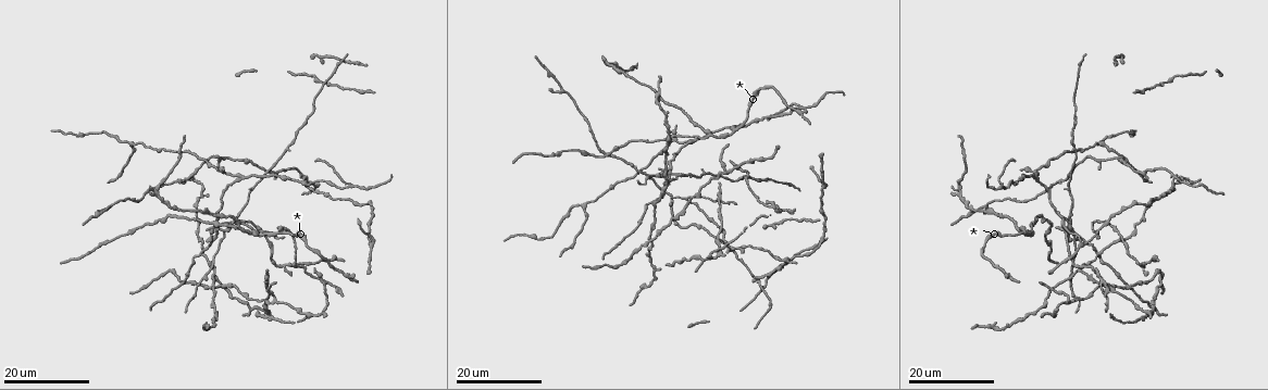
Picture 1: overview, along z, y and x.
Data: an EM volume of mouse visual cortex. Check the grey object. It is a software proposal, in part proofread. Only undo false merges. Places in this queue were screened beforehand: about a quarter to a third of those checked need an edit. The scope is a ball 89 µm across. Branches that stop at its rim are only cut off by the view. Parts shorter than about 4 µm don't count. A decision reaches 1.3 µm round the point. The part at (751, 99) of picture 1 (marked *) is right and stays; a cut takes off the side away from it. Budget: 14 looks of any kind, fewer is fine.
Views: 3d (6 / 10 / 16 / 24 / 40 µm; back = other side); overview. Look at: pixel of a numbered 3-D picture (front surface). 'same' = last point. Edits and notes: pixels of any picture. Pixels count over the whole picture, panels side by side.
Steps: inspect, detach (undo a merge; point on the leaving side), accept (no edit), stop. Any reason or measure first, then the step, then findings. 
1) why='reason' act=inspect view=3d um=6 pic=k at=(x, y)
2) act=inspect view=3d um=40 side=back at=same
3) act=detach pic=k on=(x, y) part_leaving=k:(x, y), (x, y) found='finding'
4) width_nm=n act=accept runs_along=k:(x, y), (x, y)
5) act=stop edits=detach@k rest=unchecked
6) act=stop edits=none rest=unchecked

why='two arms at a narrow angle' act=inspect view=3d um=24 pic=1 at=(670, 176)

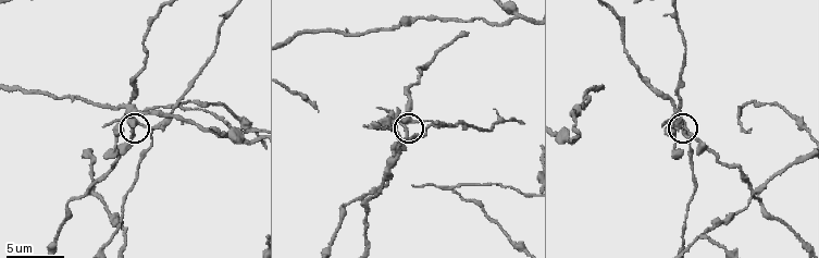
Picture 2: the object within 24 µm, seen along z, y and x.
act=inspect view=3d um=6 pic=2 at=(406, 123)

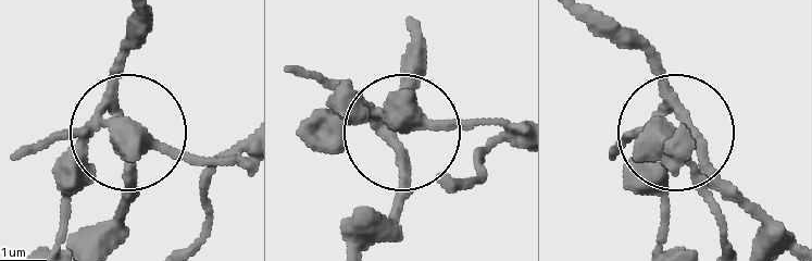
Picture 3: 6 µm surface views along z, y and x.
act=detach pic=3 on=(157, 147) part_leaving=3:(99, 133), (188, 156), (224, 151), (247, 133) found='two neurons meet here'

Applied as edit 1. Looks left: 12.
act=inspect view=overview

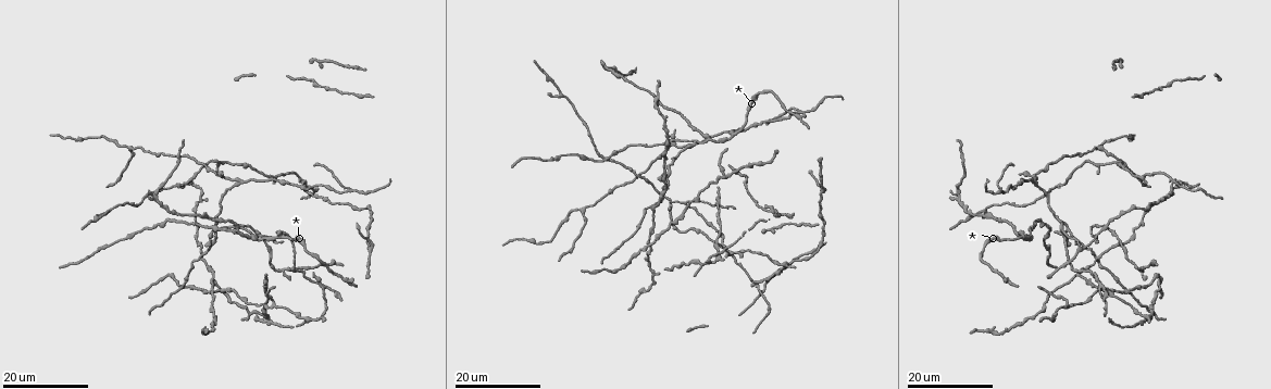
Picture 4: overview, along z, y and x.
why='side arm on a straight run' act=inspect view=3d um=24 pic=4 at=(1093, 225)

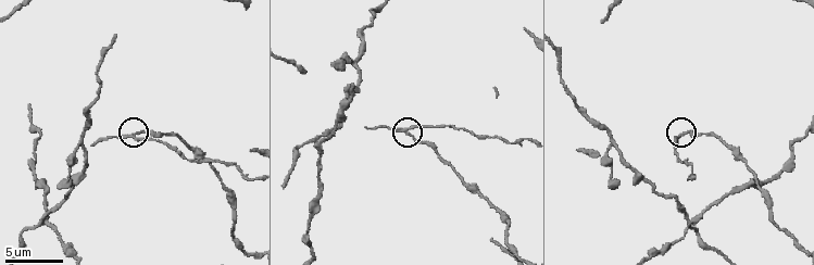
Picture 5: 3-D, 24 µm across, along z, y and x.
act=inspect view=3d um=10 pic=5 at=(410, 133)

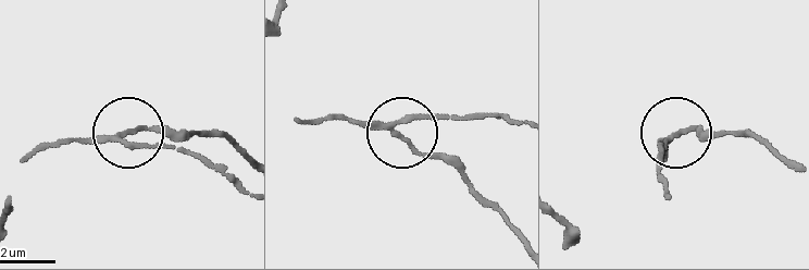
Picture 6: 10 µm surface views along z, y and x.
act=detach pic=6 on=(163, 143) part_leaving=6:(122, 137), (189, 149), (246, 186) found='a second neuron is stuck on'

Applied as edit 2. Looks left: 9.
why='looks like a crossing' act=inspect view=3d um=16 pic=5 at=(693, 221)

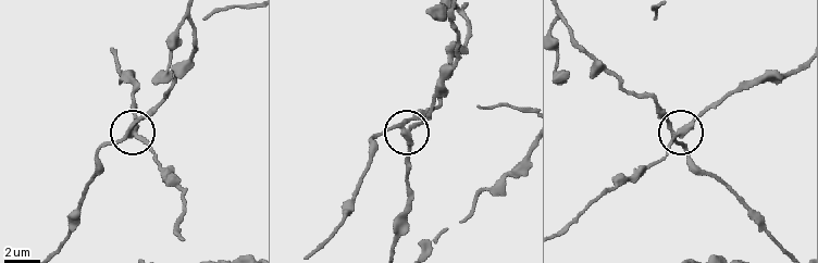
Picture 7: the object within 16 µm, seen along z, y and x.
side_arm_um=65 arms=4 act=detach pic=7 on=(155, 150) found='two neurons meet here'

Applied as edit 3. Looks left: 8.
why='four arms meet' act=inspect view=3d um=24 pic=4 at=(305, 180)

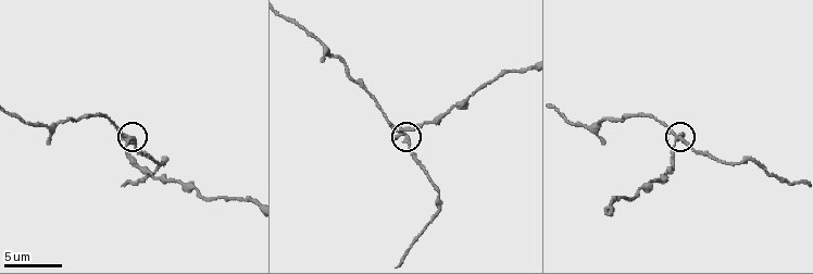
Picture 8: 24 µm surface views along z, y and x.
why='zoom in' act=inspect view=3d um=10 pic=8 at=(129, 140)

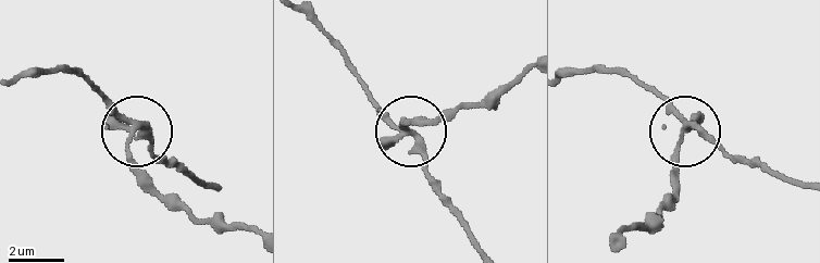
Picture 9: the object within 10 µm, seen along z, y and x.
side_arm_um=16 act=detach pic=9 on=(151, 146) part_leaving=9:(137, 126), (76, 73), (20, 73) found='two neurons meet here'

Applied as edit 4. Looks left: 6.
act=inspect view=overview

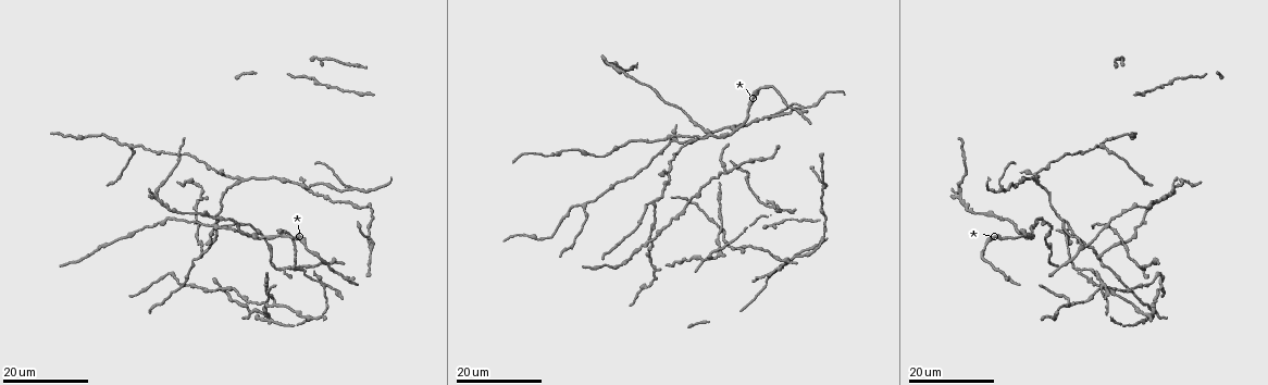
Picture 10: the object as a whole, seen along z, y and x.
why='branch point' act=inspect view=3d um=24 pic=10 at=(350, 189)

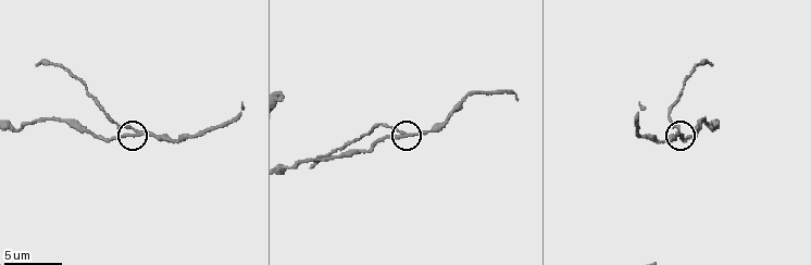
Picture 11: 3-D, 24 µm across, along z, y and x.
act=inspect view=3d um=10 pic=11 at=(136, 132)

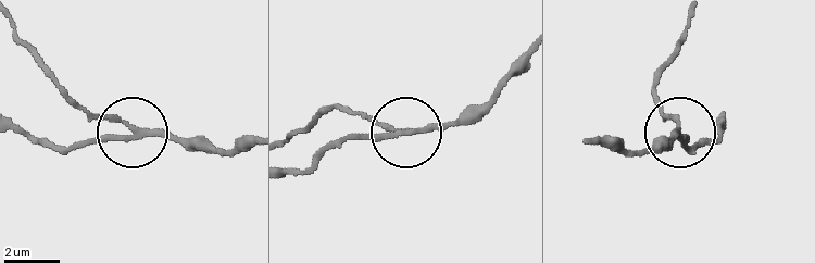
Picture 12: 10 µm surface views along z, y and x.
act=accept runs_along=12:(290, 174), (304, 172), (339, 143), (404, 133), (341, 107) found='all the same neuron'

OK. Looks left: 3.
act=stop edits=detach@3,detach@6,detach@7,detach@9 rest=unchecked

